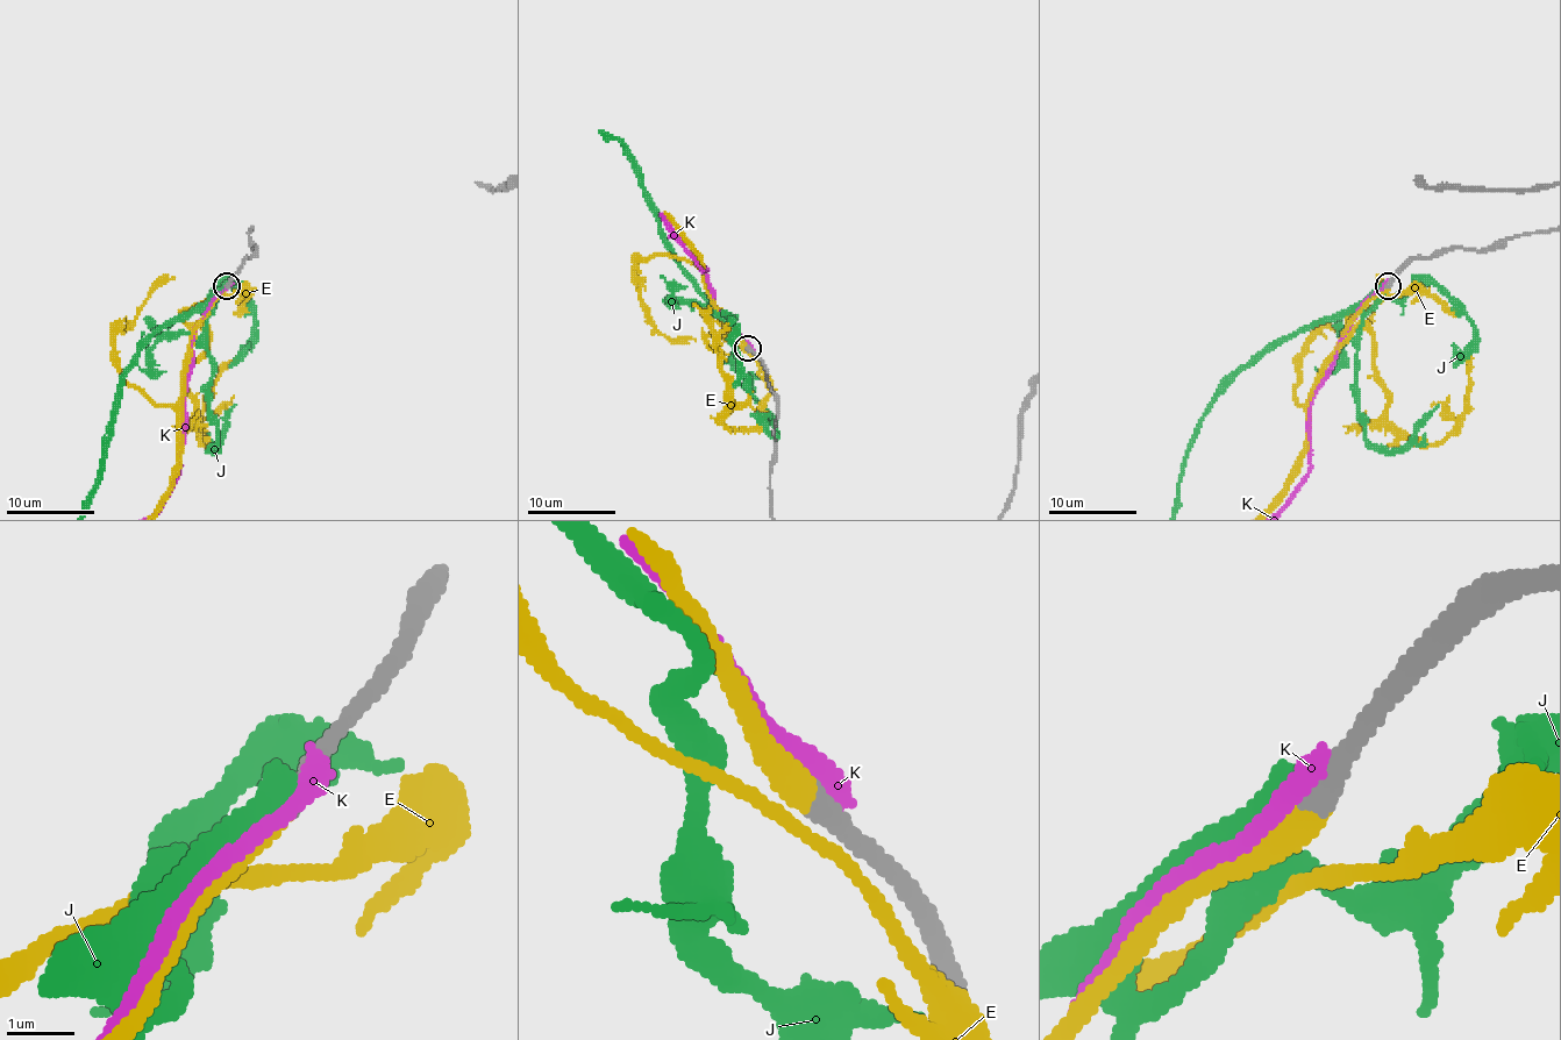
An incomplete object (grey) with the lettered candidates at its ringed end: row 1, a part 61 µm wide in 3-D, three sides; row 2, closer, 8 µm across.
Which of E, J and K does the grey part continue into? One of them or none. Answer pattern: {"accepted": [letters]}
{"accepted": ["E"]}

